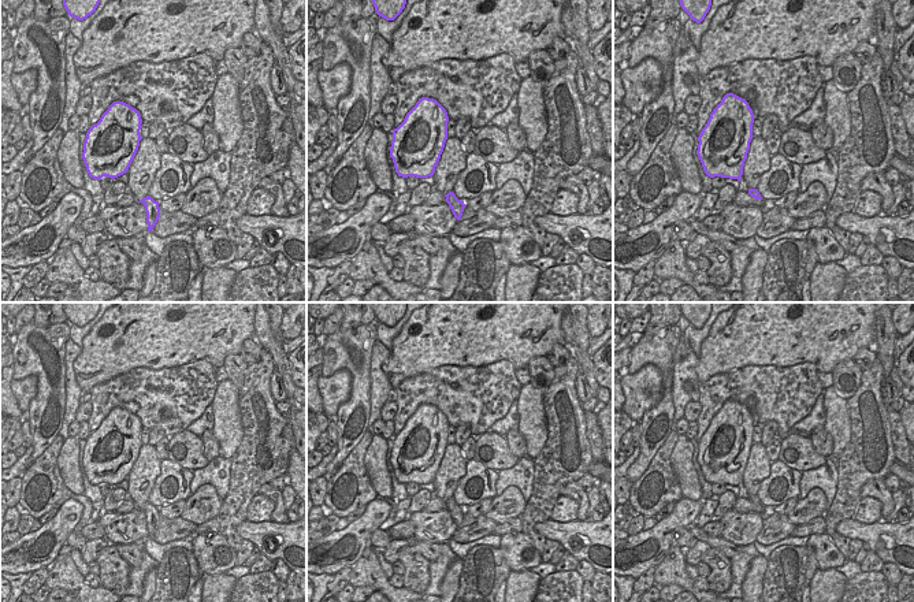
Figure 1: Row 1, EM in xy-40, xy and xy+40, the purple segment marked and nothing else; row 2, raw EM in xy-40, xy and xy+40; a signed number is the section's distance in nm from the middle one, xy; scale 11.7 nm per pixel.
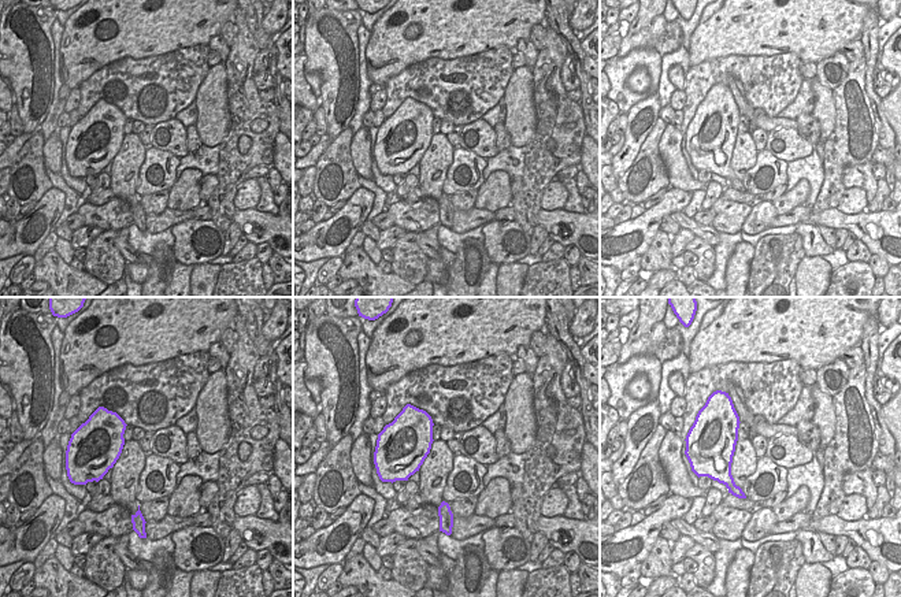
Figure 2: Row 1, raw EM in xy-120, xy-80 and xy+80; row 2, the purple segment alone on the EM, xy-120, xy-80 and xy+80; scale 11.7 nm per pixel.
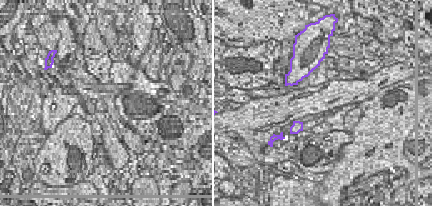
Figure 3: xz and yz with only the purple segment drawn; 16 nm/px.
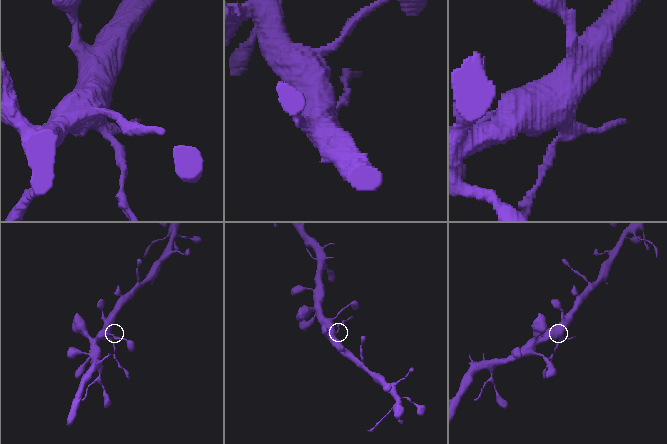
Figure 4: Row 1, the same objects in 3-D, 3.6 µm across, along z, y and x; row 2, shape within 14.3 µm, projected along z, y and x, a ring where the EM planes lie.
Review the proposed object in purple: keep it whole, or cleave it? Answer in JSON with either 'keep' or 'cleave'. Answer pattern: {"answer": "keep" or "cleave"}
{"answer": "cleave"}

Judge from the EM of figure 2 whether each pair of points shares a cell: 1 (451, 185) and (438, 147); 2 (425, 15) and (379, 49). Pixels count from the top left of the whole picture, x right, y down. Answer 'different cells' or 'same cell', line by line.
1: different cells
2: same cell

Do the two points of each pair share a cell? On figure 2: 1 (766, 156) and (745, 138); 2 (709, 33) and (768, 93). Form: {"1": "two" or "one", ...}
{"1": "two", "2": "two"}

